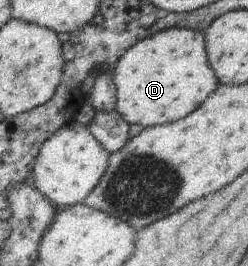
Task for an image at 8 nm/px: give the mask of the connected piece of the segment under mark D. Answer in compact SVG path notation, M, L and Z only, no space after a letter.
M185 28L168 29L140 41L121 56L112 75L117 88L115 110L129 125L143 128L189 117L220 85L208 58L204 33Z

